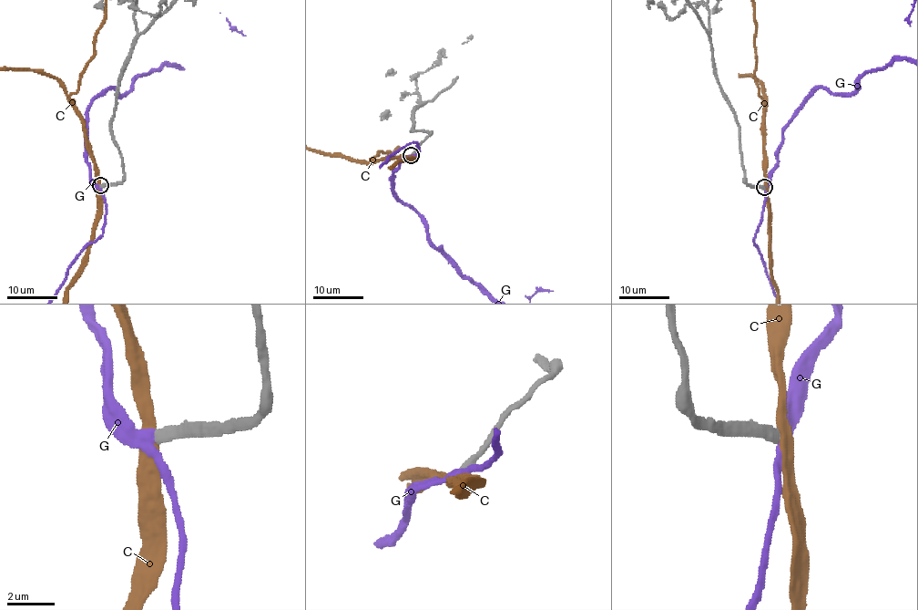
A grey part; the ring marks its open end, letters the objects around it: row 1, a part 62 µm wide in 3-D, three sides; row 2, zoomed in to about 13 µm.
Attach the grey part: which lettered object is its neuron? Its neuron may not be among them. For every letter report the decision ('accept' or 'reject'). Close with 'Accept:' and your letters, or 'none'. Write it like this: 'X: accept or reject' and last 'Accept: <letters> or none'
C: reject
G: accept
Accept: G

